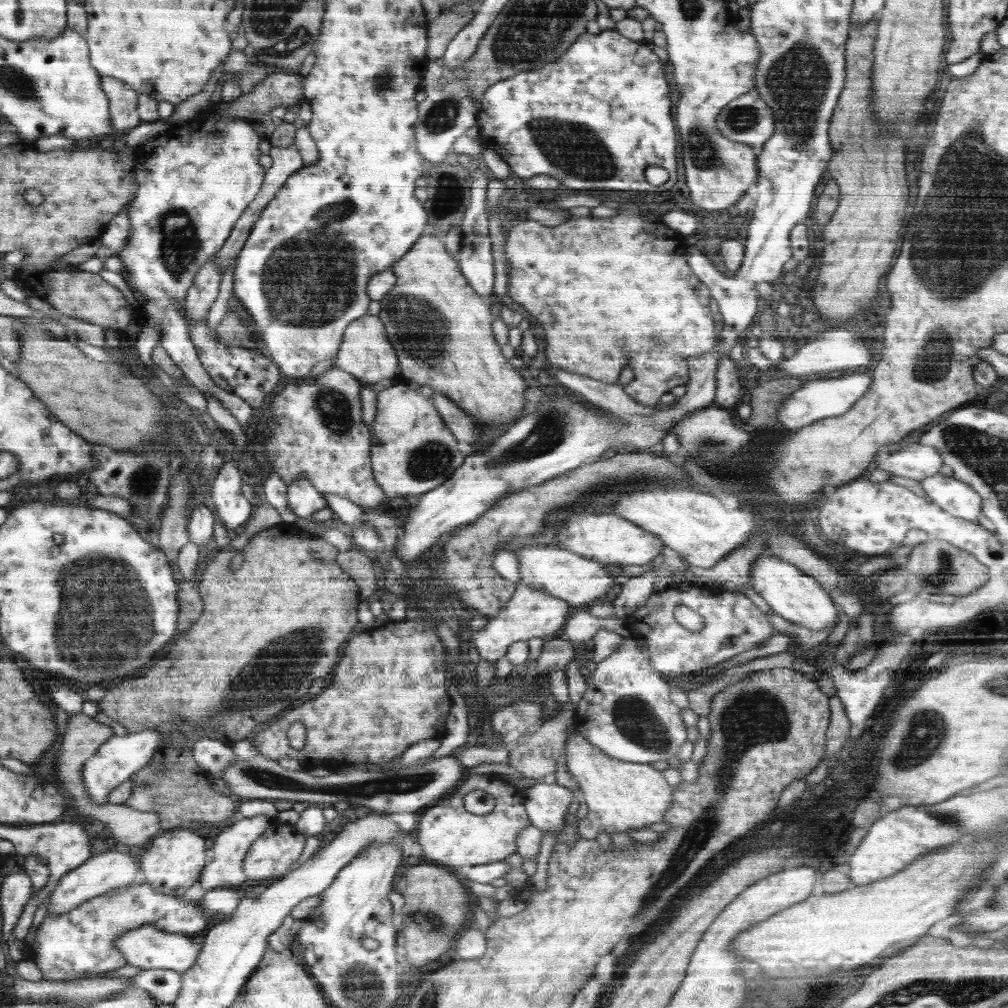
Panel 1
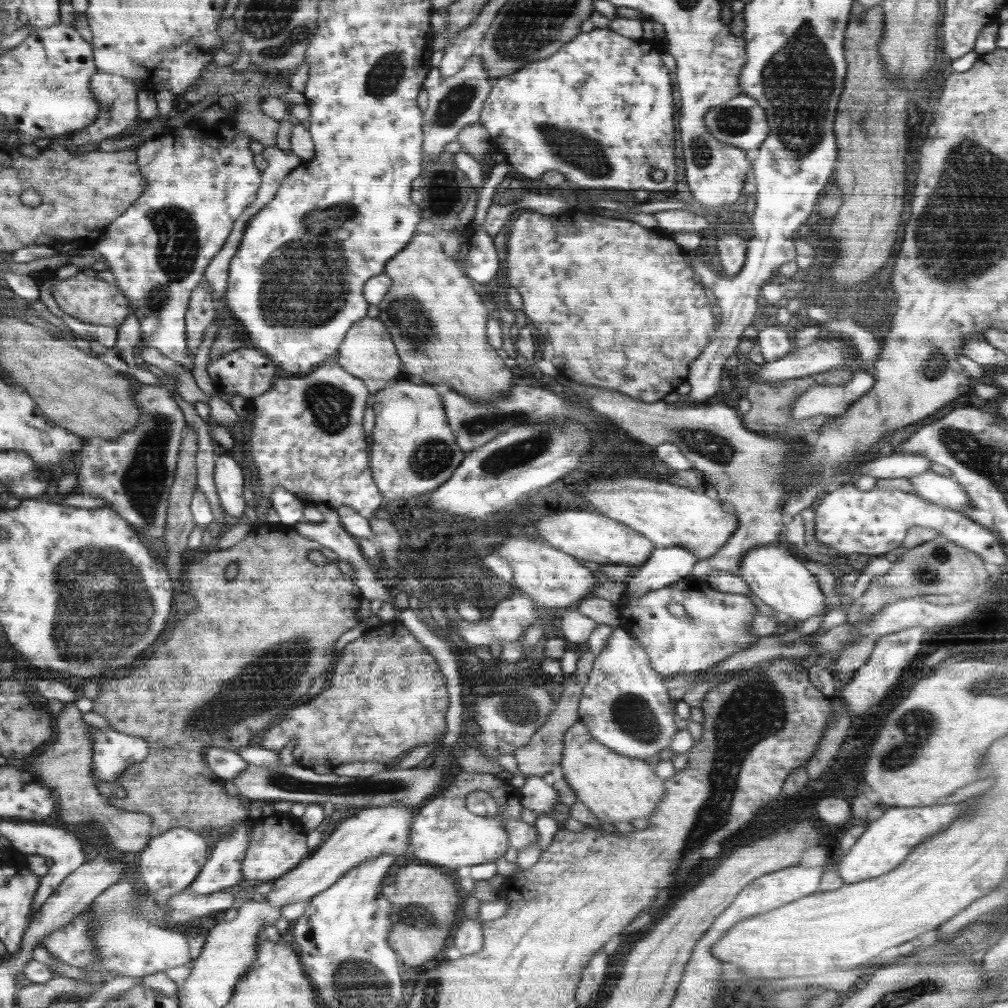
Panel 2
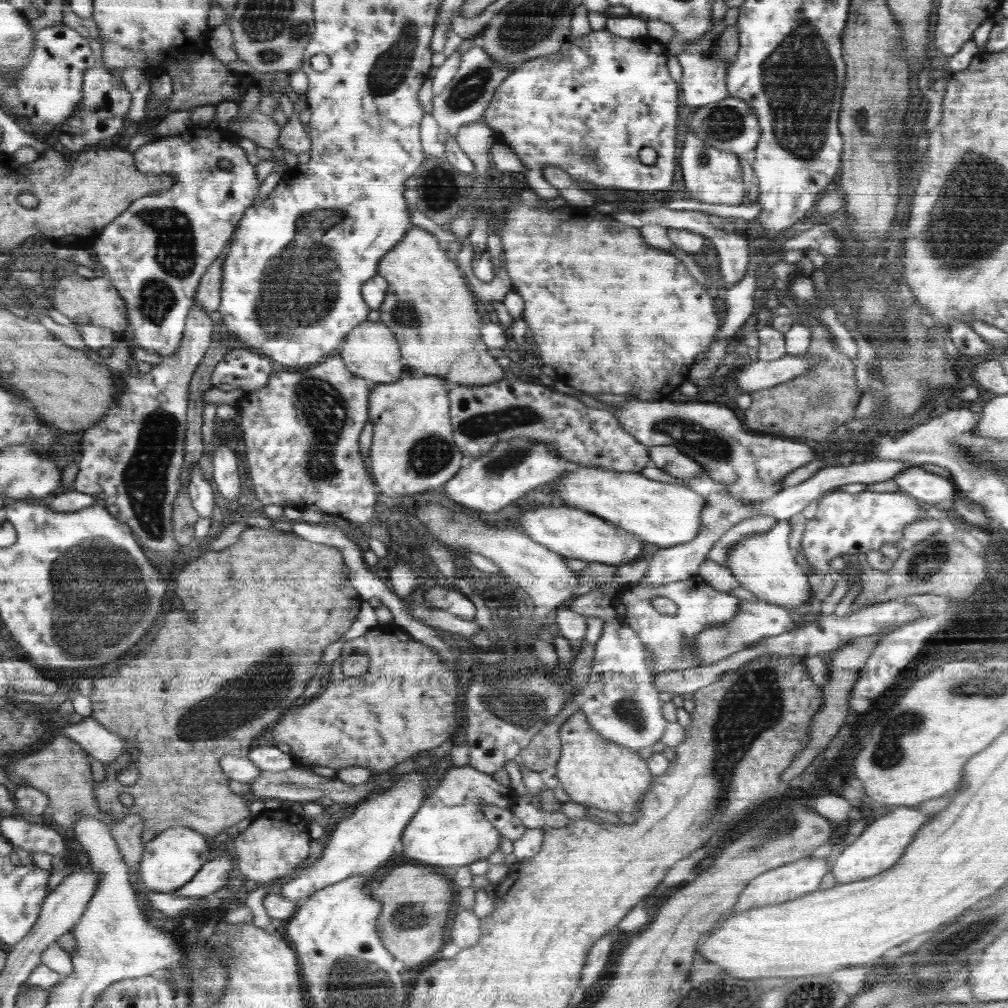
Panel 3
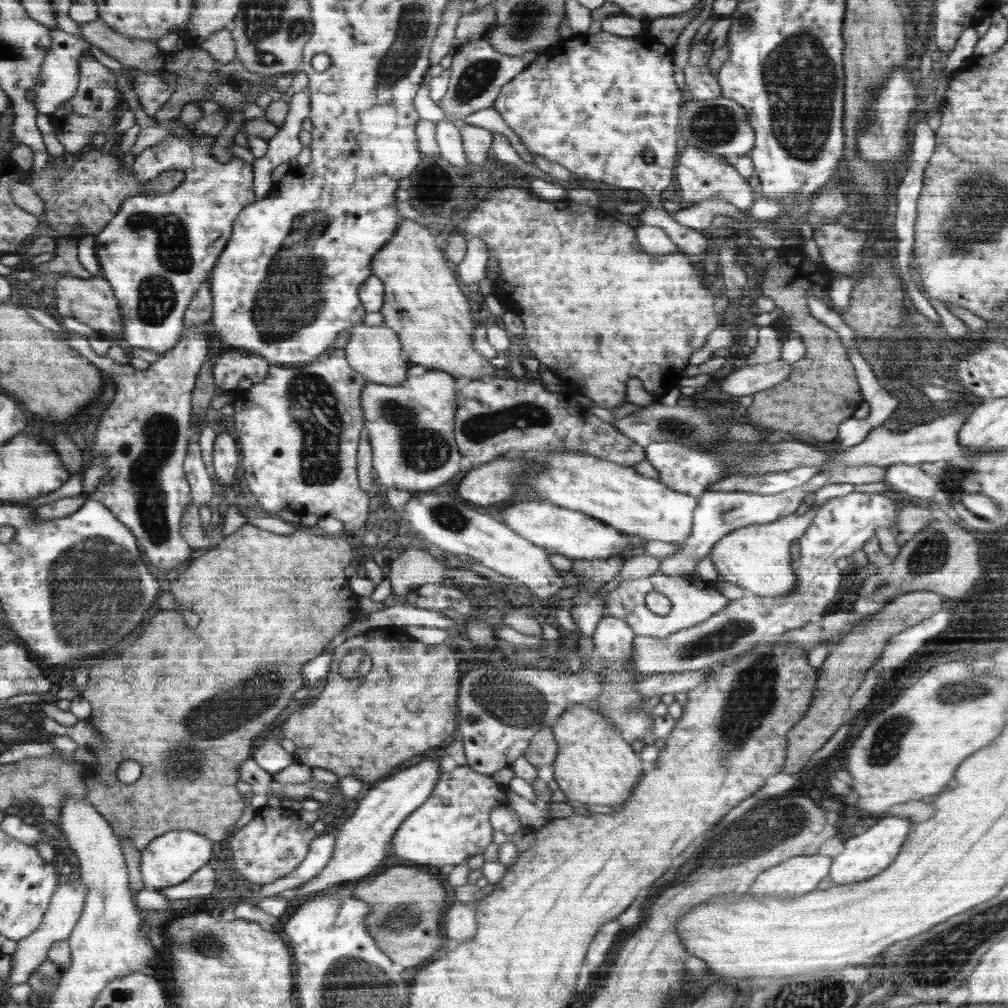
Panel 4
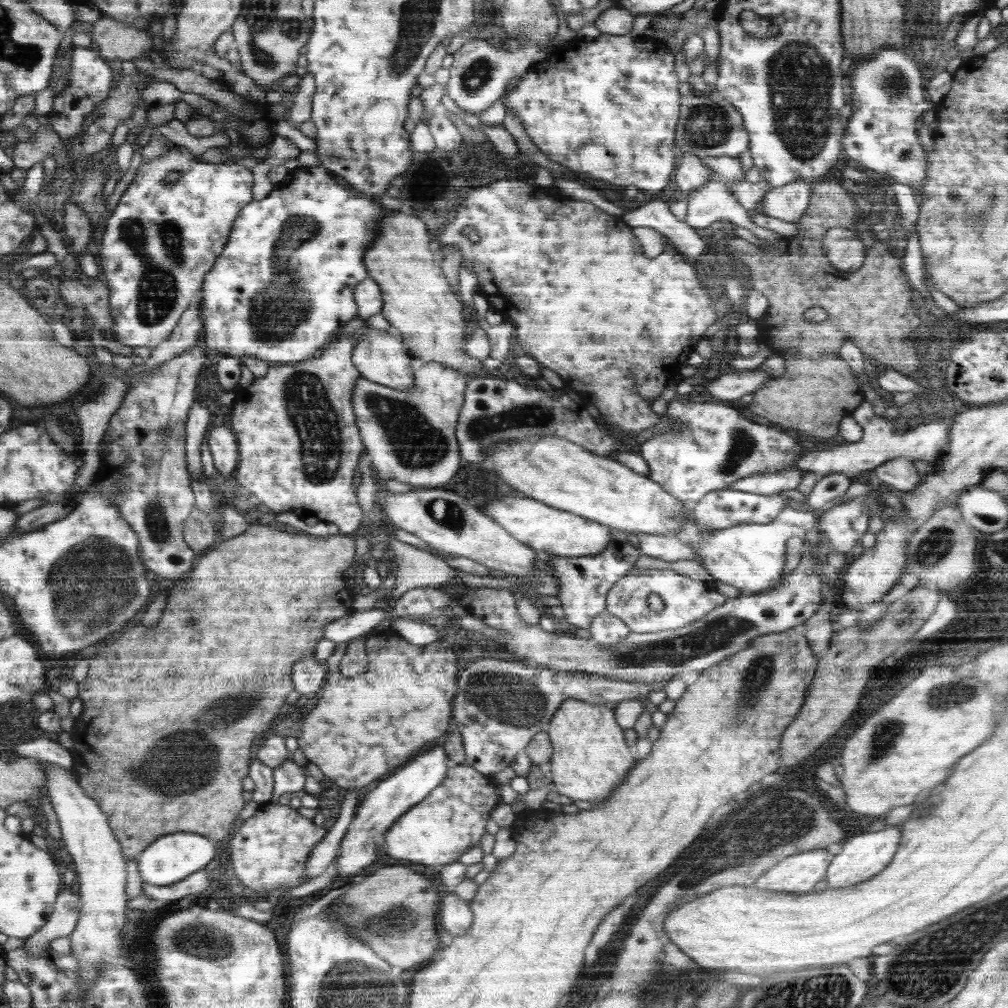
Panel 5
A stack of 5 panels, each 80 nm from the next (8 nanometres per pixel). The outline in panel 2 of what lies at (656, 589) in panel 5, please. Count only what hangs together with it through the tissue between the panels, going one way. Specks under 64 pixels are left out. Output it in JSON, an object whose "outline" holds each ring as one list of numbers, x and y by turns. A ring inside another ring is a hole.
{"outline":[[693,577,684,578,671,585,643,594,641,597,624,597,620,601,620,626,630,631,641,642,641,646,649,653,649,661,658,674,674,675,686,672,699,672,724,660,728,655,742,652,758,642,758,637,752,633,752,620,758,614,758,609,746,595,720,592,712,589],[679,603,688,618,680,620,668,612,670,604]]}

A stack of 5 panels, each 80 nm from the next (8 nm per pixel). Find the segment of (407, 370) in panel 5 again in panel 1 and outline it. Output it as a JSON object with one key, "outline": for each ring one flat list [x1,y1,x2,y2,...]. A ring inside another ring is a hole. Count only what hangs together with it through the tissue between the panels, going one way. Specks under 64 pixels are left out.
{"outline":[[365,314,364,317,350,324,345,330,341,352,333,361,338,368,366,381,369,385,384,378,392,379,392,376,398,372,397,354,386,336,385,323,379,315]]}

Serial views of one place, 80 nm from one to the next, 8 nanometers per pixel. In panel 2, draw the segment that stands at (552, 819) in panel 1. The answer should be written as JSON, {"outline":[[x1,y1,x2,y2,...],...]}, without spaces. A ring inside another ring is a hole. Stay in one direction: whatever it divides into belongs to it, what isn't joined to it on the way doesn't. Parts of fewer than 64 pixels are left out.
{"outline":[[525,775,524,785,520,789,521,801,532,809,537,817,542,813,550,816,553,804,560,802,557,791,538,775]]}

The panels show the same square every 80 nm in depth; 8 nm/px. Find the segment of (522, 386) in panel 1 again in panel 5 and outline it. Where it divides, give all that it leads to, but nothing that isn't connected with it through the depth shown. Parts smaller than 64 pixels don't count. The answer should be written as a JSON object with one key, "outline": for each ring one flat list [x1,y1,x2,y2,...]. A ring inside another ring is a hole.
{"outline":[[406,210,390,211,386,213,384,221,381,222,380,236,369,246,369,250,364,256,369,277,381,288,383,298,381,313,390,322,392,330,398,329,401,332,404,341,406,341,407,349,410,350,410,354,413,354,415,359,418,359,419,364,430,361,441,362,467,375,486,375,488,371,482,361,466,356,466,352,462,348,464,330,466,330,466,324,462,318,464,305,458,300,458,296,450,290,444,271,434,266,432,252,428,250,428,244,432,238,426,230,426,225,418,218,408,216]]}

